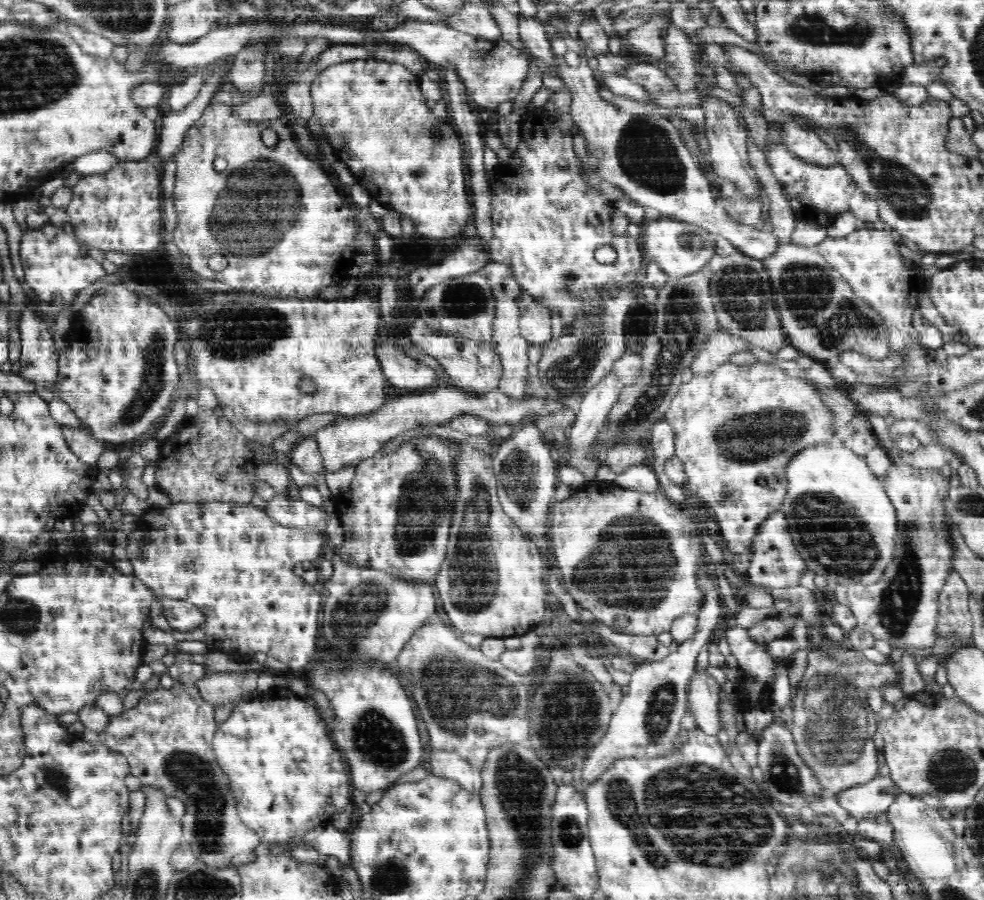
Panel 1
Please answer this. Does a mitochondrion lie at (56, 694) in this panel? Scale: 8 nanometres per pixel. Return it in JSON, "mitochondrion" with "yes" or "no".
{"mitochondrion":"no"}

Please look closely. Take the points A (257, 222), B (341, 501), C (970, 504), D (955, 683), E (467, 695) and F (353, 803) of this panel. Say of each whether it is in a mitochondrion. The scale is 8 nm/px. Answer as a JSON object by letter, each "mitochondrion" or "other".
{"A":"mitochondrion","B":"other","C":"mitochondrion","D":"other","E":"mitochondrion","F":"other"}

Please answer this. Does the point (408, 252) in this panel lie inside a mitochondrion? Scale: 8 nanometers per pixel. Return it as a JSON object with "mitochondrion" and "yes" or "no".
{"mitochondrion":"no"}

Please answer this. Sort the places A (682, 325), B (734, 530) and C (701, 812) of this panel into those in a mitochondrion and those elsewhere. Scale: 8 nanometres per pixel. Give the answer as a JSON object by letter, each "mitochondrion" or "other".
{"A":"mitochondrion","B":"other","C":"mitochondrion"}

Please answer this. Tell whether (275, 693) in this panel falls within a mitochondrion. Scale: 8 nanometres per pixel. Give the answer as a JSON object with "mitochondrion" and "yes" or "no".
{"mitochondrion":"no"}

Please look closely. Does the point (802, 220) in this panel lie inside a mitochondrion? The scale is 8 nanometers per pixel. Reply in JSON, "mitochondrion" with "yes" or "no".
{"mitochondrion":"no"}

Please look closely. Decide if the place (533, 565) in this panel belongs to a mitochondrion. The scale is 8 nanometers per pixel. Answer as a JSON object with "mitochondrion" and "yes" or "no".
{"mitochondrion":"no"}

